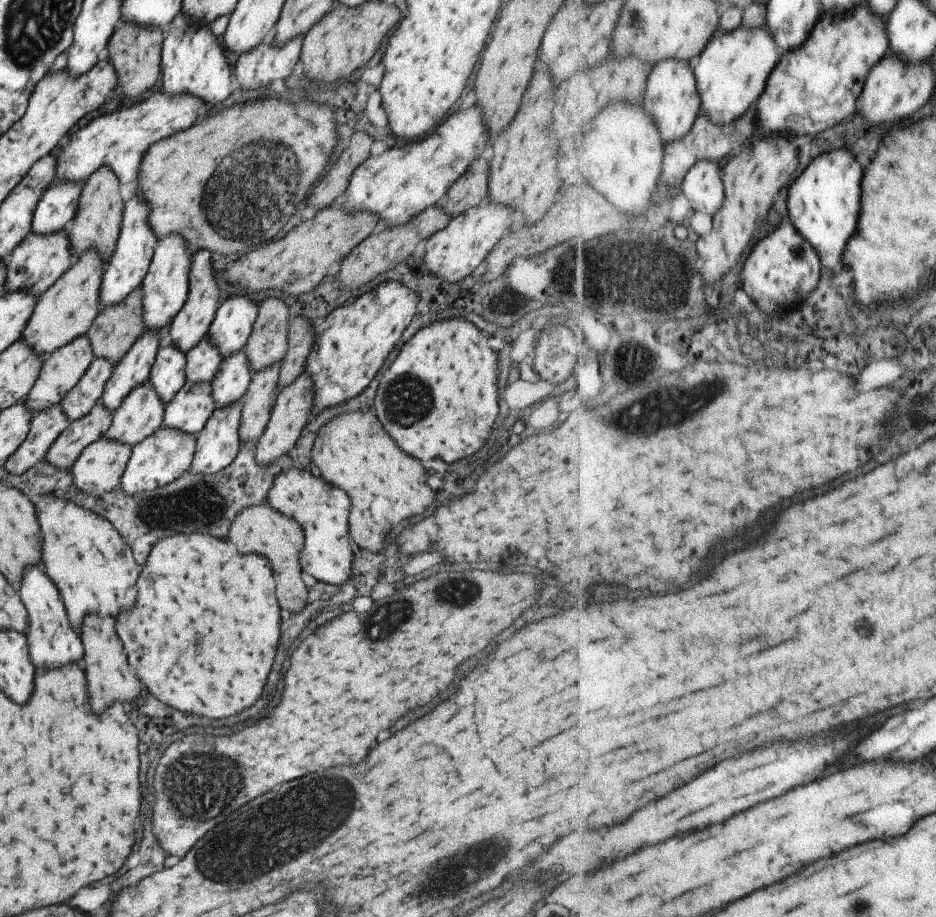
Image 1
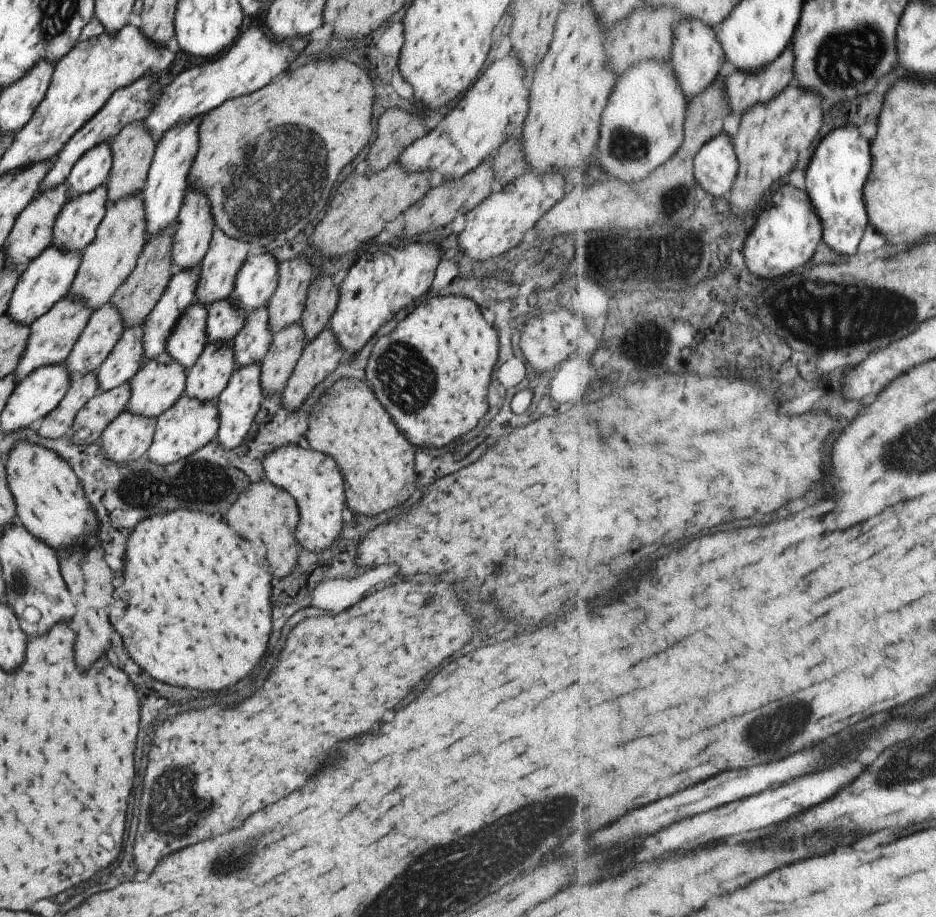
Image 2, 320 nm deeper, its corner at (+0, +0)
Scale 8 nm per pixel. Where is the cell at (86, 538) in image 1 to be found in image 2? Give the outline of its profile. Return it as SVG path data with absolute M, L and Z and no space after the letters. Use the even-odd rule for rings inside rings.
M19 439L11 445L3 463L15 505L16 522L31 536L43 540L57 553L97 536L97 515L83 498L85 494L72 468L56 452L27 439Z

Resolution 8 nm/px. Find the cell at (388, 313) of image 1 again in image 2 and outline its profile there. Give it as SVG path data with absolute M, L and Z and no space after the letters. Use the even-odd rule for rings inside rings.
M414 240L397 247L385 243L371 244L371 248L354 261L339 286L339 298L327 324L336 336L344 357L351 357L397 311L427 292L441 258L437 245Z

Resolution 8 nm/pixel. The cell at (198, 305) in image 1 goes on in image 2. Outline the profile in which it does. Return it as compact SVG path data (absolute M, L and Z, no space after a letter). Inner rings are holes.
M213 227L208 249L200 262L196 294L197 302L205 308L212 302L229 296L234 287L235 275L249 250L247 240L227 236Z

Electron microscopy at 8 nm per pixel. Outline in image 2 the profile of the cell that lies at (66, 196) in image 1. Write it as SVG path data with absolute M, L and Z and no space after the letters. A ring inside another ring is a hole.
M102 142L85 151L77 162L73 163L64 180L70 198L91 192L108 180L112 154L110 143Z

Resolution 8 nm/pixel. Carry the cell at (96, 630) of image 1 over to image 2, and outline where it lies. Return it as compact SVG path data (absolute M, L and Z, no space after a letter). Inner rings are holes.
M98 537L87 538L83 544L63 549L56 553L62 579L70 594L75 612L67 622L68 627L75 632L73 654L79 670L87 670L99 654L109 646L109 634L113 632L107 616L107 604L111 604L111 570L105 566L101 558L95 558L89 550L99 548ZM99 572L99 574L97 574Z

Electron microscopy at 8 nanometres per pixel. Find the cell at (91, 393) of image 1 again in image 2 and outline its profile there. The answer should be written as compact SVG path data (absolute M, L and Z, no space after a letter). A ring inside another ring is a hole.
M142 324L123 329L107 358L95 370L98 392L127 383L145 362Z

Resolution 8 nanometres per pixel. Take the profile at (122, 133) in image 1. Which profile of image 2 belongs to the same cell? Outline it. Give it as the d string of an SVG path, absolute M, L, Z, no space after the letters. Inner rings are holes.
M250 26L221 54L175 76L168 85L161 87L156 95L152 111L143 119L146 129L157 142L171 127L190 118L205 115L226 100L253 92L265 86L275 76L281 76L289 68L289 56L305 47L308 36L273 39L257 26Z

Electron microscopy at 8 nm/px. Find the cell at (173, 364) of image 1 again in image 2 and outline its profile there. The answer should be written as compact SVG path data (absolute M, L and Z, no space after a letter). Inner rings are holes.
M196 300L183 309L167 337L165 350L185 372L189 372L206 344L205 327L206 308Z

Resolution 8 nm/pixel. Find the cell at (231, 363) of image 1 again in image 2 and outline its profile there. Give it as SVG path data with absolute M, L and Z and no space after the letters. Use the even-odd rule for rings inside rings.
M267 306L254 308L232 338L235 368L262 361L271 339Z

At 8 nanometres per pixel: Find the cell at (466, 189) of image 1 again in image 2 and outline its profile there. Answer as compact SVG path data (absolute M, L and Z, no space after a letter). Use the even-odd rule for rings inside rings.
M505 140L502 145L498 146L492 162L494 179L502 179L502 183L510 183L522 176L527 171L527 164L521 148L519 148L519 140Z

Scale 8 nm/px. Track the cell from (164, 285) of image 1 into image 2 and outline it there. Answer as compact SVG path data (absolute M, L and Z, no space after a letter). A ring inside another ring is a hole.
M187 189L176 216L171 262L174 271L199 265L208 249L214 222L205 193Z

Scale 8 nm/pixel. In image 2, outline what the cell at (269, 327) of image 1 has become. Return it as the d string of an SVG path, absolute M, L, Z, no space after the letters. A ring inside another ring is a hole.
M292 258L278 264L277 284L267 304L272 334L300 320L314 273L317 272L313 272L305 258Z

